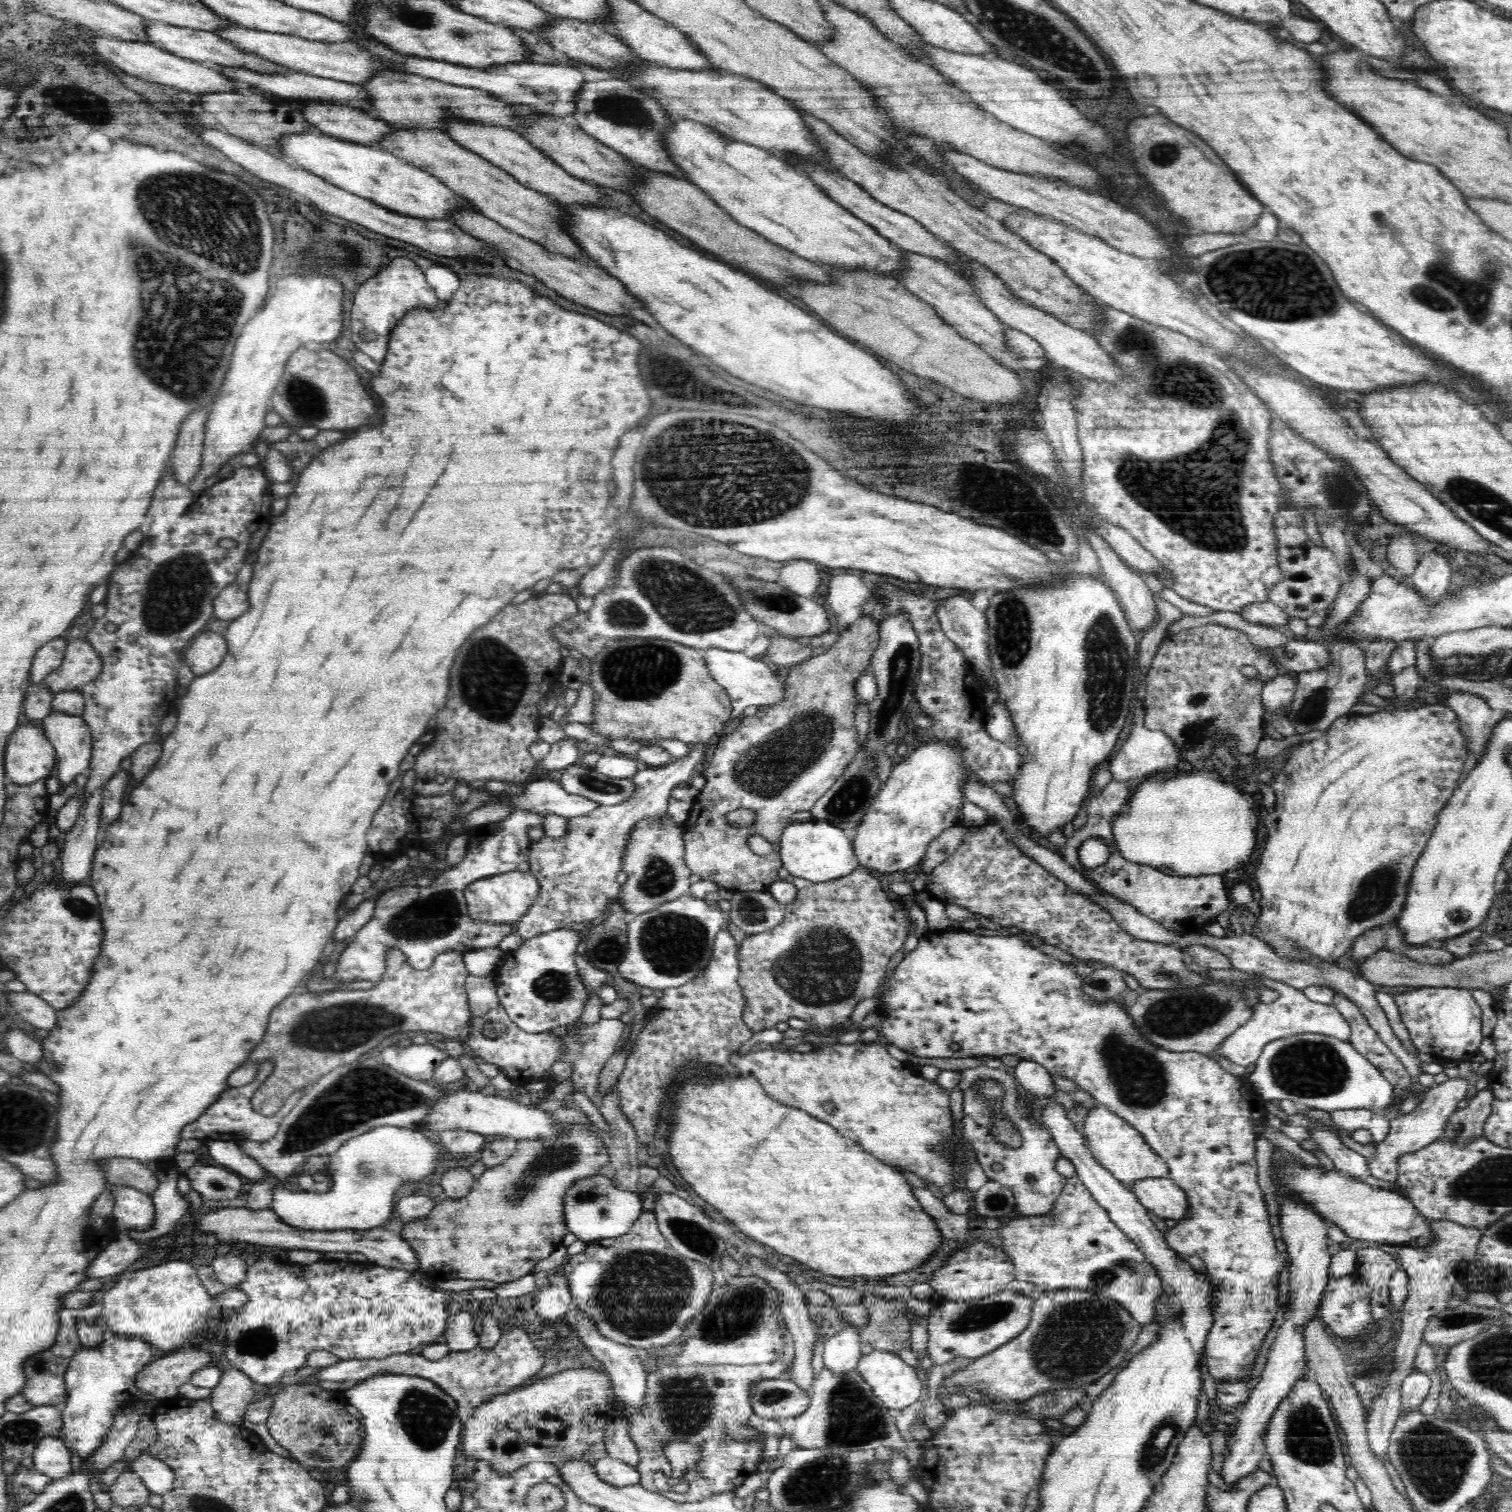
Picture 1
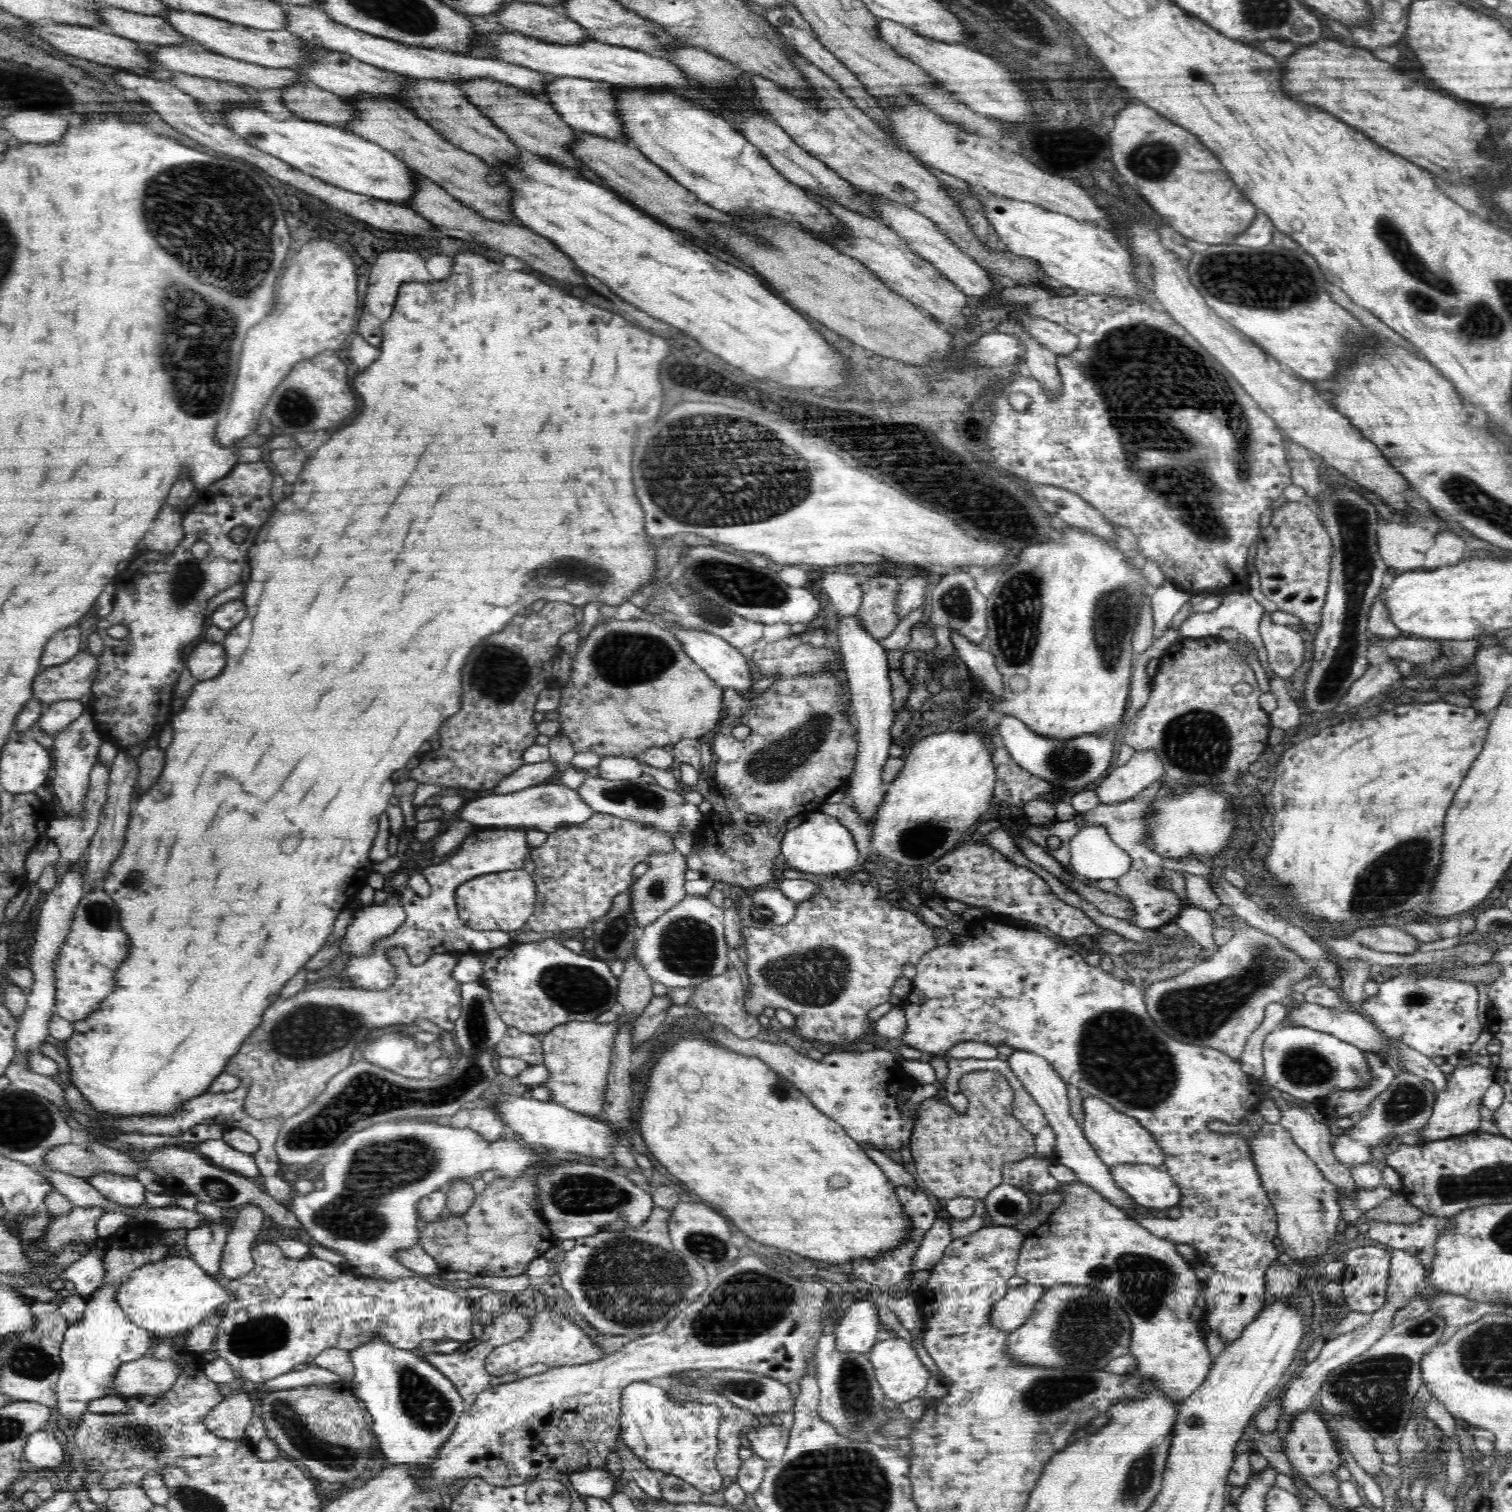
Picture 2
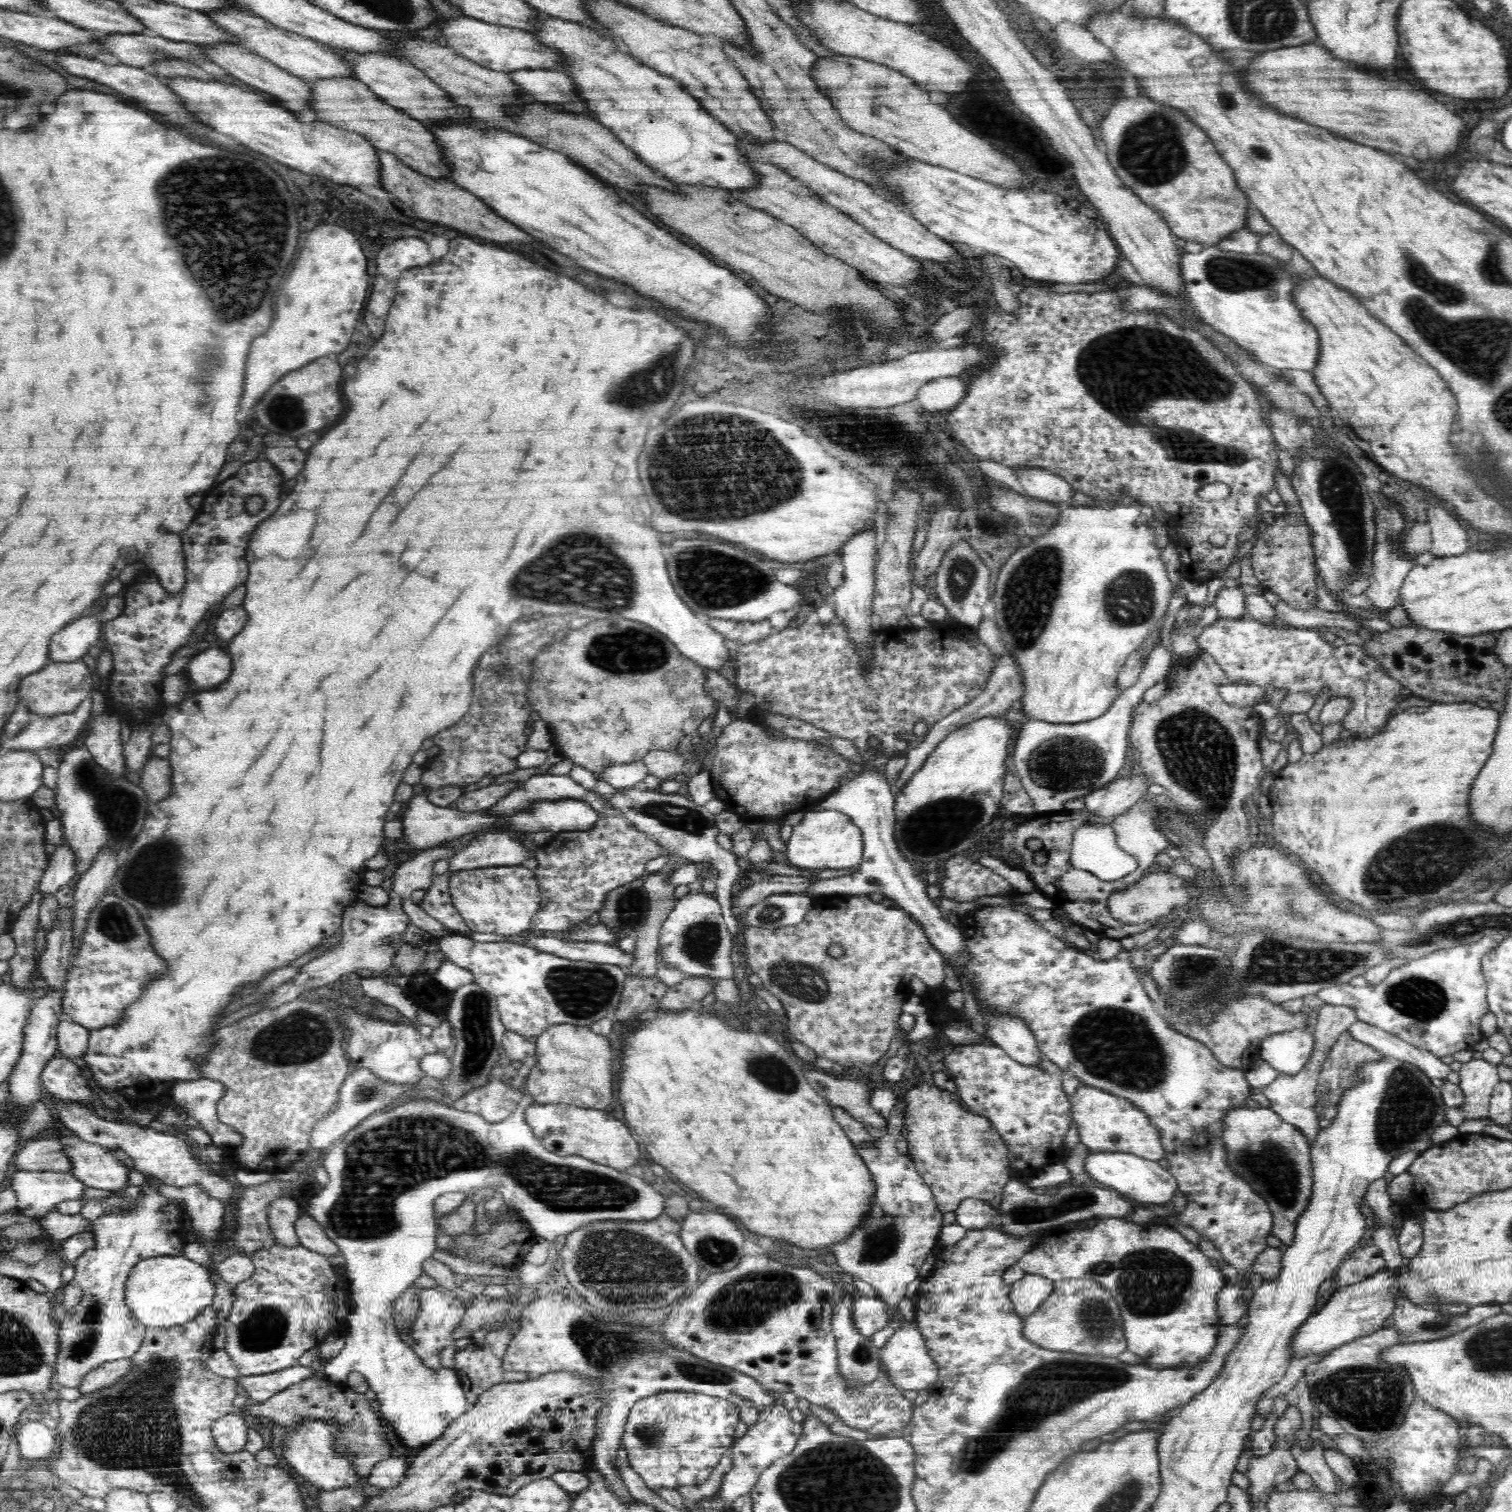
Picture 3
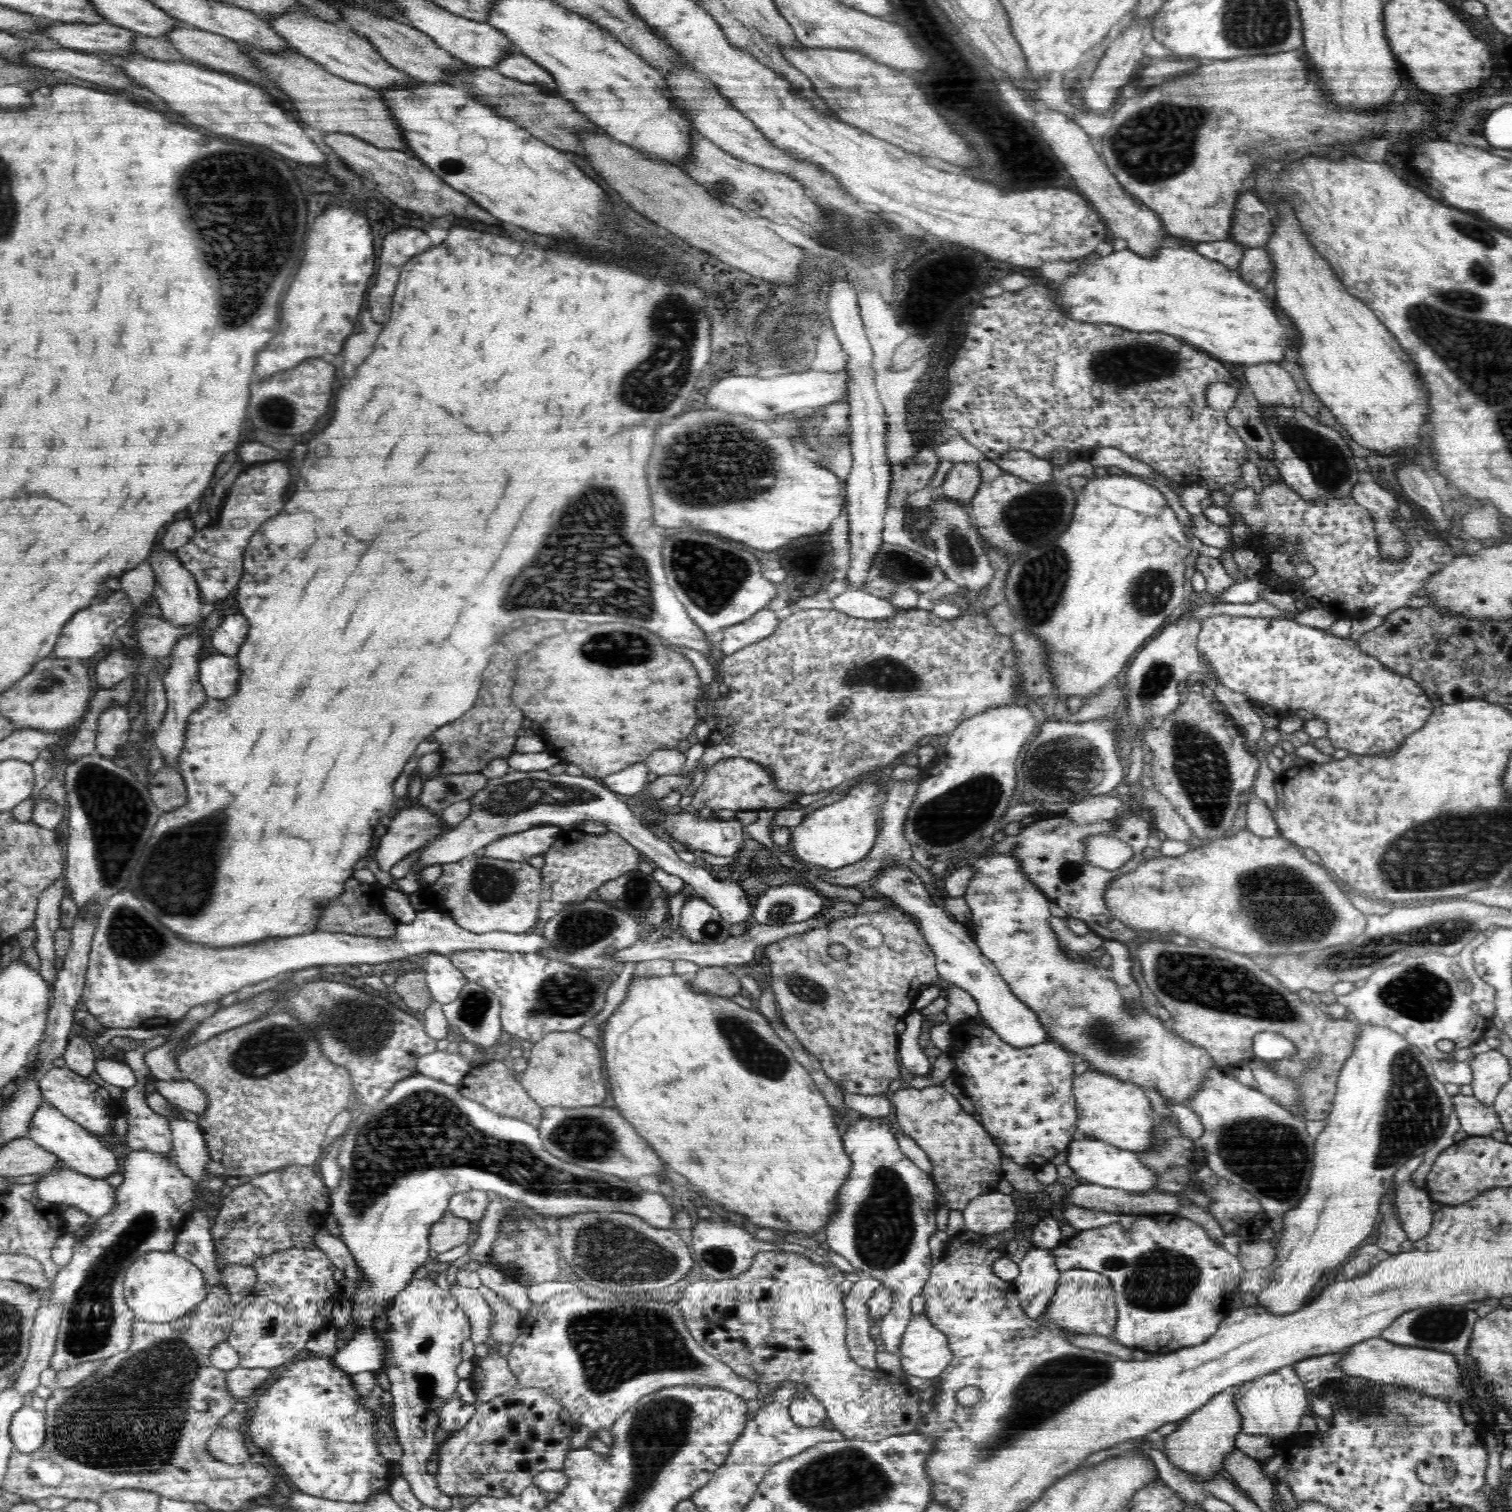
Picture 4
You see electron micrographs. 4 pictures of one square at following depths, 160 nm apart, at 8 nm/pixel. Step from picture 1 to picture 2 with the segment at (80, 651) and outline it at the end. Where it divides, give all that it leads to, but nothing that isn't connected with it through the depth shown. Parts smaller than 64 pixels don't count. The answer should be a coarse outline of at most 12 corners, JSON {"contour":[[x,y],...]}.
{"contour":[[80,652],[46,667],[33,682],[33,698],[46,707],[86,699],[98,660]]}

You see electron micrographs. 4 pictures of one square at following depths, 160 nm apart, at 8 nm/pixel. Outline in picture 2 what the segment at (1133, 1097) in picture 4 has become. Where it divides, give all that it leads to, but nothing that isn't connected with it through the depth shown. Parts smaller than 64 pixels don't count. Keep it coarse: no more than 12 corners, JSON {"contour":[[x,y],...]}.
{"contour":[[1085,1096],[1082,1131],[1104,1165],[1163,1168],[1154,1136],[1126,1113]]}

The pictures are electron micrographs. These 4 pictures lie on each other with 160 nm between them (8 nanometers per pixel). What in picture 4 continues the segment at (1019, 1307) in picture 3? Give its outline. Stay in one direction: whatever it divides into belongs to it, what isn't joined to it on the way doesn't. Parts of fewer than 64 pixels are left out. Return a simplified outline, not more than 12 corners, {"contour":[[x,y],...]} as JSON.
{"contour":[[1031,1245],[1014,1294],[1032,1319],[1046,1314],[1061,1271],[1052,1249]]}

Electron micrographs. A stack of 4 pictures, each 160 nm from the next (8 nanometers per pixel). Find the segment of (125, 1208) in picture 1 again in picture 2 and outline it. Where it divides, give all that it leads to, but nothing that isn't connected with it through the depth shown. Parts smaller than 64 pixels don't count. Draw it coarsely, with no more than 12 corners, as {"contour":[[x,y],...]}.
{"contour":[[96,1173],[89,1184],[105,1198],[126,1207],[145,1202],[137,1177]]}

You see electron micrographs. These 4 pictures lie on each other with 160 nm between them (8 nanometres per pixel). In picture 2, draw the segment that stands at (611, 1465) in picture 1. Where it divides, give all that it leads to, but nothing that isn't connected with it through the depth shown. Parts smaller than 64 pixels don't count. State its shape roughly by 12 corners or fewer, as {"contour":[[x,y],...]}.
{"contour":[[603,1467],[568,1475],[584,1498],[608,1500],[617,1485]]}

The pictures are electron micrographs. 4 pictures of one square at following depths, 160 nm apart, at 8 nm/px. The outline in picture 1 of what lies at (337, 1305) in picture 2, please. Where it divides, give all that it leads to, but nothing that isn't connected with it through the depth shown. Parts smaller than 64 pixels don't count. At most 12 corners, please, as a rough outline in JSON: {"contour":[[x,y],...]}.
{"contour":[[259,1258],[224,1356],[269,1385],[314,1350],[434,1343],[454,1296],[370,1261]]}

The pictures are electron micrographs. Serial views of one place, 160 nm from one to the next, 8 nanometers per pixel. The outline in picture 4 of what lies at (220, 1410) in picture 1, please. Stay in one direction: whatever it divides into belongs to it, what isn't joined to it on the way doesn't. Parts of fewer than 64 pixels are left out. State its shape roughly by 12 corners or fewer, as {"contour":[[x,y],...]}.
{"contour":[[217,1428],[206,1450],[218,1461],[251,1459],[242,1430]]}

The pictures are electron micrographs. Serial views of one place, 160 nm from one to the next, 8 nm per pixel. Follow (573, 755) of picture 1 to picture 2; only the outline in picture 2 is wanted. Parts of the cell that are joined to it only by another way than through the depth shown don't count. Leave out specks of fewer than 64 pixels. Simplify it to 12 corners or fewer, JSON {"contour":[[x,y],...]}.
{"contour":[[524,763],[489,794],[504,795],[548,782],[557,766]]}

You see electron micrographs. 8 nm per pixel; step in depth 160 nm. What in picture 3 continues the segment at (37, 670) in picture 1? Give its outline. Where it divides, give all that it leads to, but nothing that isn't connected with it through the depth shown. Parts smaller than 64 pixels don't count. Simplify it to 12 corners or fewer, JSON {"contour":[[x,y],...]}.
{"contour":[[124,594],[101,612],[56,632],[50,662],[75,662],[96,647],[102,626],[118,618]]}

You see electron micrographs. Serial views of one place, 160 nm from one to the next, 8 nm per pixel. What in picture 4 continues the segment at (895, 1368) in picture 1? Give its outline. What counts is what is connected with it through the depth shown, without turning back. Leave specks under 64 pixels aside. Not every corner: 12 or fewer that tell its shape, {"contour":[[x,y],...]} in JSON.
{"contour":[[924,1312],[911,1316],[902,1370],[939,1377],[954,1358],[946,1333]]}

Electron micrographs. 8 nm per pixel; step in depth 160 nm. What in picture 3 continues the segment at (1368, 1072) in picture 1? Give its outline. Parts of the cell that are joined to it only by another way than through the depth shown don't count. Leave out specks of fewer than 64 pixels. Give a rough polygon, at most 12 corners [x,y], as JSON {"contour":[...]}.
{"contour":[[1312,1030],[1264,1037],[1258,1055],[1279,1073],[1307,1063]]}

